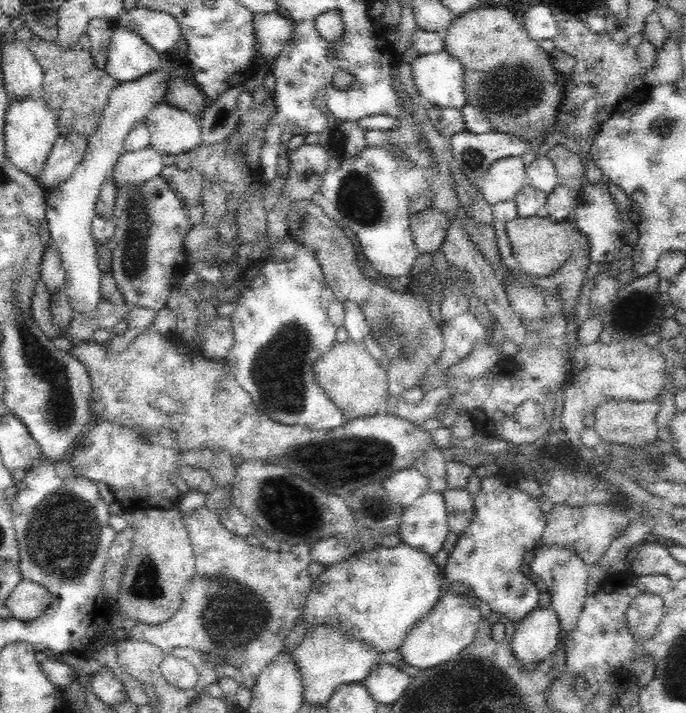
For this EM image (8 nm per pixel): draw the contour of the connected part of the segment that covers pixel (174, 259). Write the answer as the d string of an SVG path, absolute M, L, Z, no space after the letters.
M165 180L144 181L143 184L115 190L116 200L111 221L115 224L117 246L111 258L111 273L118 292L128 308L139 307L156 312L167 307L170 293L188 272L184 238L191 229L190 213L182 199Z

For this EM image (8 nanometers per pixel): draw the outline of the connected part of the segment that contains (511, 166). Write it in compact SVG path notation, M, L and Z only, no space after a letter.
M517 156L493 162L486 174L474 181L479 192L492 206L514 199L526 183L526 166Z

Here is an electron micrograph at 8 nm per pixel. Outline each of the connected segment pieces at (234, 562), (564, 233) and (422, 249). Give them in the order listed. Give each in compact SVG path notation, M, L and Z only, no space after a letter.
M206 506L199 510L182 513L188 538L195 554L195 574L182 590L182 604L176 614L157 625L137 623L129 629L127 638L148 642L170 654L174 648L184 647L232 658L232 666L243 673L244 688L252 690L257 676L284 650L284 639L296 624L310 594L313 578L308 573L311 547L295 544L288 552L268 551L263 545L252 546L245 537L232 534L219 520L219 515Z
M549 216L514 217L506 223L506 231L514 259L519 263L522 274L543 278L551 276L560 269L571 256L571 251L578 240L577 232L570 222L555 221Z
M428 207L410 214L410 231L414 236L418 253L433 254L441 249L448 234L449 216L437 208Z

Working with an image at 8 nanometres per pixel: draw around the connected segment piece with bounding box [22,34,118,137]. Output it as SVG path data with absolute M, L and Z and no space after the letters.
M30 34L30 39L22 44L34 53L44 71L42 97L56 115L58 130L62 135L77 133L89 137L96 130L102 110L108 104L110 91L118 82L95 65L90 55L91 42L88 37L82 36L74 46L62 48L58 41L44 41Z

